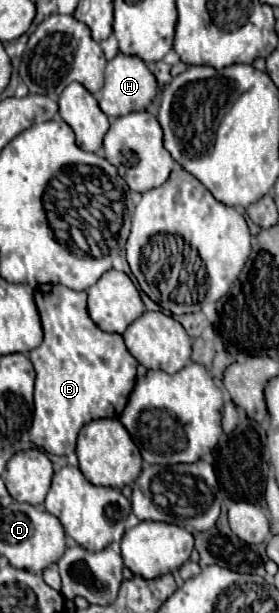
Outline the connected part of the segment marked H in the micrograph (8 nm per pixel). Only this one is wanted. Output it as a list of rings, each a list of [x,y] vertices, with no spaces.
[[[117,53],[105,69],[105,85],[103,89],[97,93],[97,101],[99,107],[105,115],[109,117],[119,117],[119,115],[127,115],[131,111],[143,111],[149,107],[151,99],[157,95],[159,85],[155,75],[149,71],[149,67],[145,65],[143,59],[135,57],[135,55],[125,55],[125,53]]]

